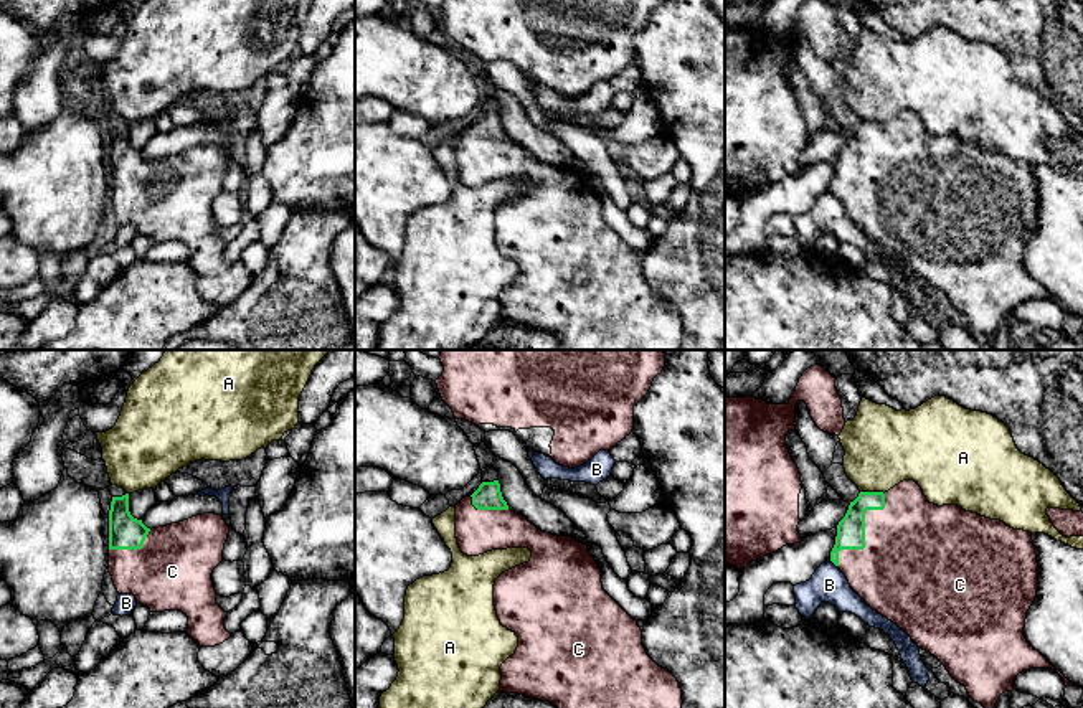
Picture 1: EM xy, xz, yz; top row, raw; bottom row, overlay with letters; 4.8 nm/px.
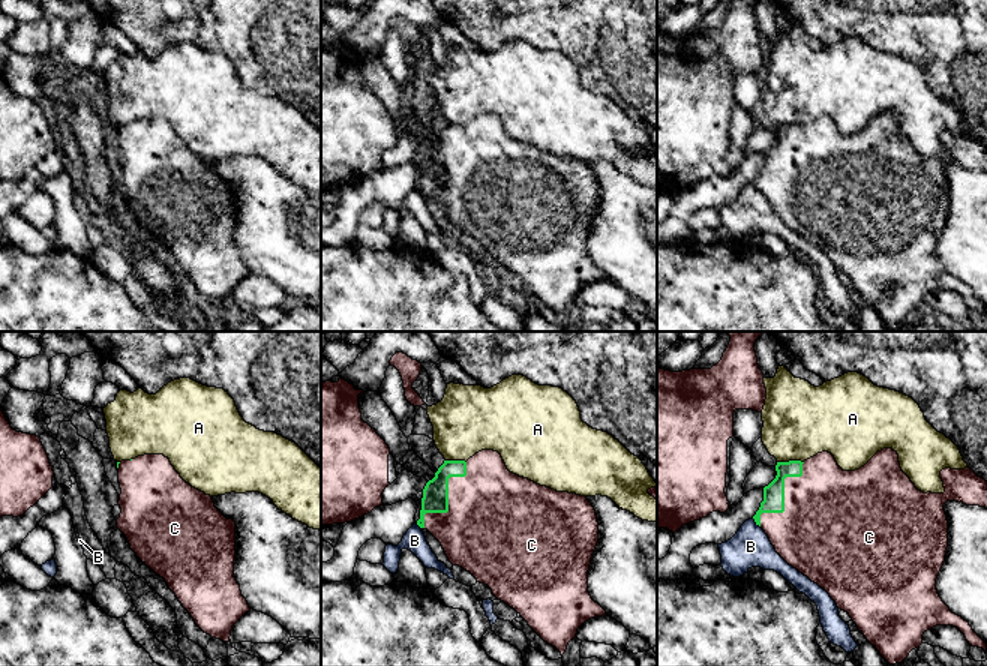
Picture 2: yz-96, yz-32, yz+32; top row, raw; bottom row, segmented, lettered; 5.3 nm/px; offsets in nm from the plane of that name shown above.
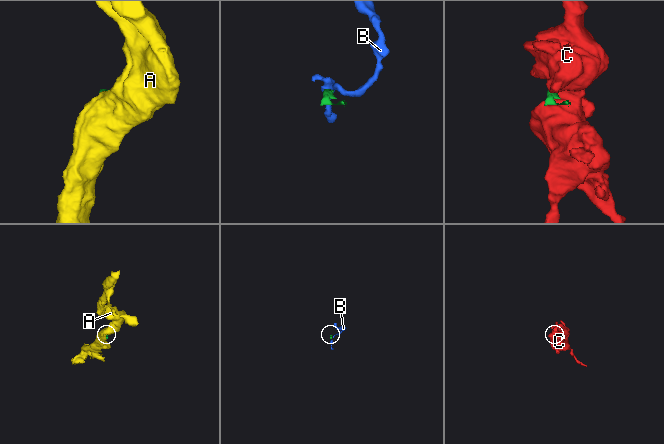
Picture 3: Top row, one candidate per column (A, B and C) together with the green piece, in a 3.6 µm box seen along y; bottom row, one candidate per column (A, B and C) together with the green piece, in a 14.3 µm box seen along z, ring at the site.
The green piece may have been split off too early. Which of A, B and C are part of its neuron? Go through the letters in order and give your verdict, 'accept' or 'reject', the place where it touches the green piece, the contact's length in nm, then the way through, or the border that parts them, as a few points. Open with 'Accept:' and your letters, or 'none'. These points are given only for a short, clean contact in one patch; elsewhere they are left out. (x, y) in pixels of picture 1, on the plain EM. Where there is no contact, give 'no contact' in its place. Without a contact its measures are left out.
Accept: C
A: reject; meets green in yz at (872, 122); contact 120 nm long; border along yz (860, 121), (880, 121), (884, 124)
B: reject; meets green in yz at (832, 192); contact 50 nm long; border along yz (829, 190), (836, 197)
C: accept; meets green in yz at (864, 164); contact 420 nm long

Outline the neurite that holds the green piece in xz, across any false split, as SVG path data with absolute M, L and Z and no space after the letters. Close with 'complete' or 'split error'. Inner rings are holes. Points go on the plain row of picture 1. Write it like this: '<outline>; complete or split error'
M499 111L482 112L456 135L456 168L467 186L507 178L532 182L528 193L502 203L494 215L497 248L518 267L515 284L500 297L500 322L550 332L561 350L680 348L680 314L647 286L637 251L603 219L588 175L542 162L512 142Z; split error

